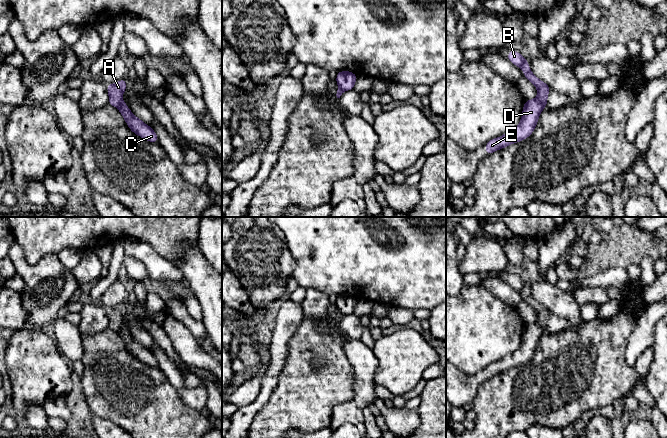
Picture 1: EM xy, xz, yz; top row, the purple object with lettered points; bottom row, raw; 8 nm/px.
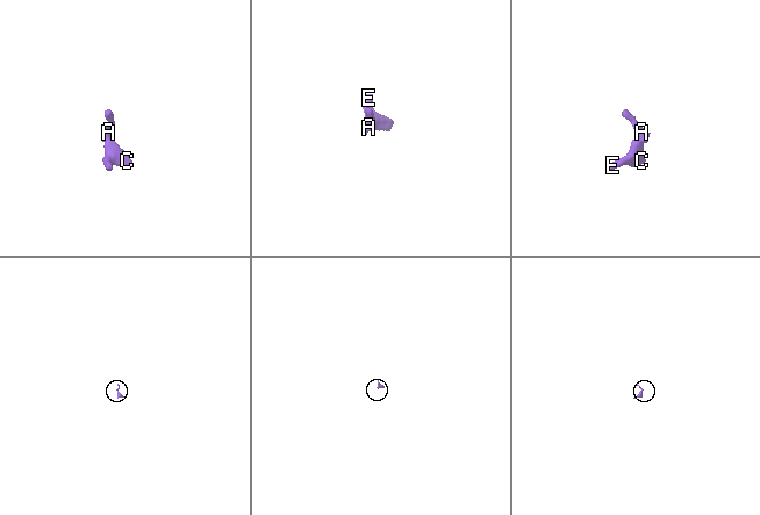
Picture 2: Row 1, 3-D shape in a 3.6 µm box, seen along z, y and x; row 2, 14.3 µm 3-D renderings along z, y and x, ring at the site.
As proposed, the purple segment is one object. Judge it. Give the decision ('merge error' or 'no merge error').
merge error

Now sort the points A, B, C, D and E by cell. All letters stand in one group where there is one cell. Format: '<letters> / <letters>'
A B / C D E

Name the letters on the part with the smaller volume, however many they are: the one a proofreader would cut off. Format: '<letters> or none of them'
A, B

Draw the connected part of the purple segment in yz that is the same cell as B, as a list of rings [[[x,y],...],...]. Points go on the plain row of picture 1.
[[[510,274],[507,282],[515,290],[522,293],[524,295],[525,302],[535,309],[537,312],[536,323],[542,328],[544,332],[546,332],[548,317],[551,312],[533,298],[533,296],[530,294],[528,285],[519,276]]]

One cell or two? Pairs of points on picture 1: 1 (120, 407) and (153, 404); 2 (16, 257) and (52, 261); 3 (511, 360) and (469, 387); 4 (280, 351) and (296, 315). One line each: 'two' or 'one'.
1: one
2: one
3: one
4: one

